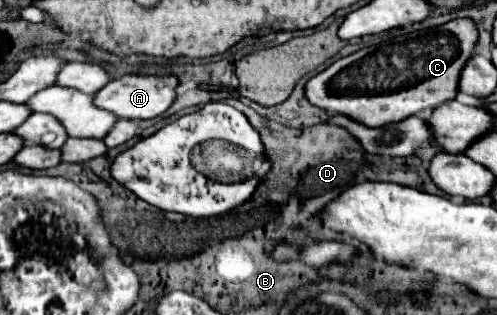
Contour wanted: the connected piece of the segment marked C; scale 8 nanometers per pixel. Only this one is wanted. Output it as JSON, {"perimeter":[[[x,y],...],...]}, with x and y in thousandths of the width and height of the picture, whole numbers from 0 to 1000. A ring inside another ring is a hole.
{"perimeter":[[[918,60],[877,92],[841,98],[825,124],[817,111],[761,149],[732,149],[632,238],[616,263],[616,314],[652,352],[688,359],[736,403],[809,384],[918,308],[926,225],[950,181],[958,130],[962,98],[954,73],[946,60]],[[813,137],[833,143],[821,156]]]}

